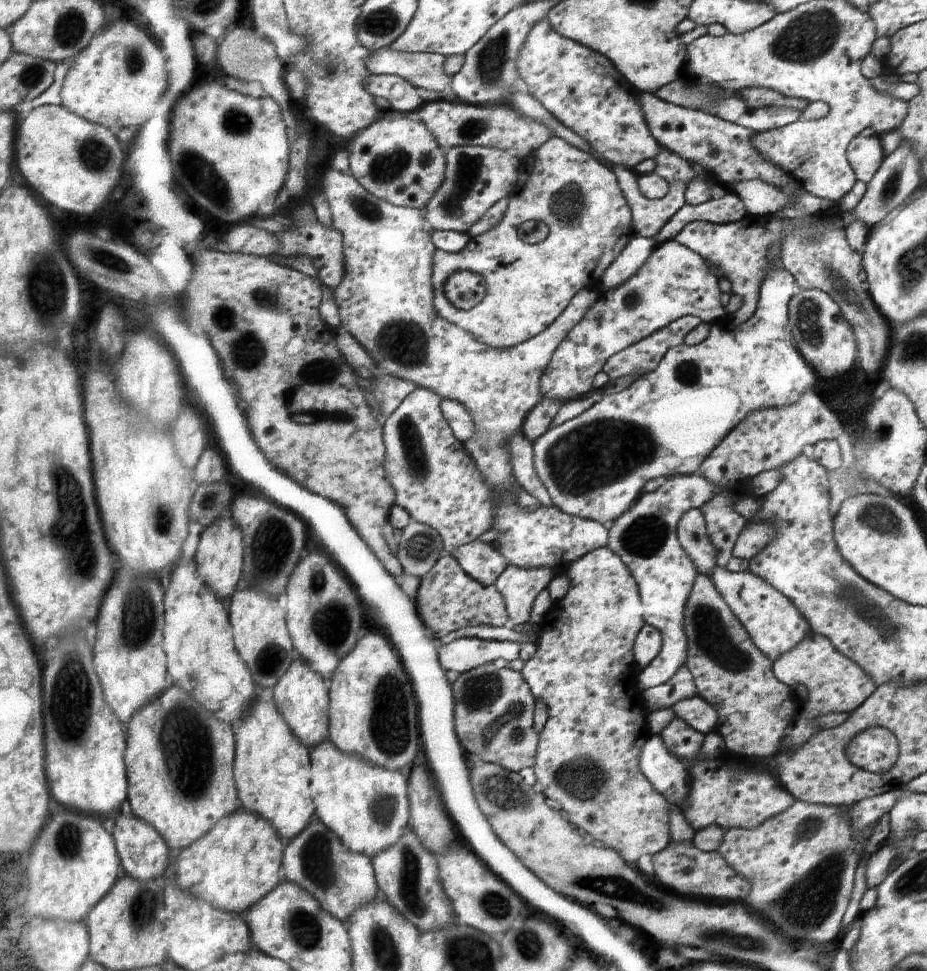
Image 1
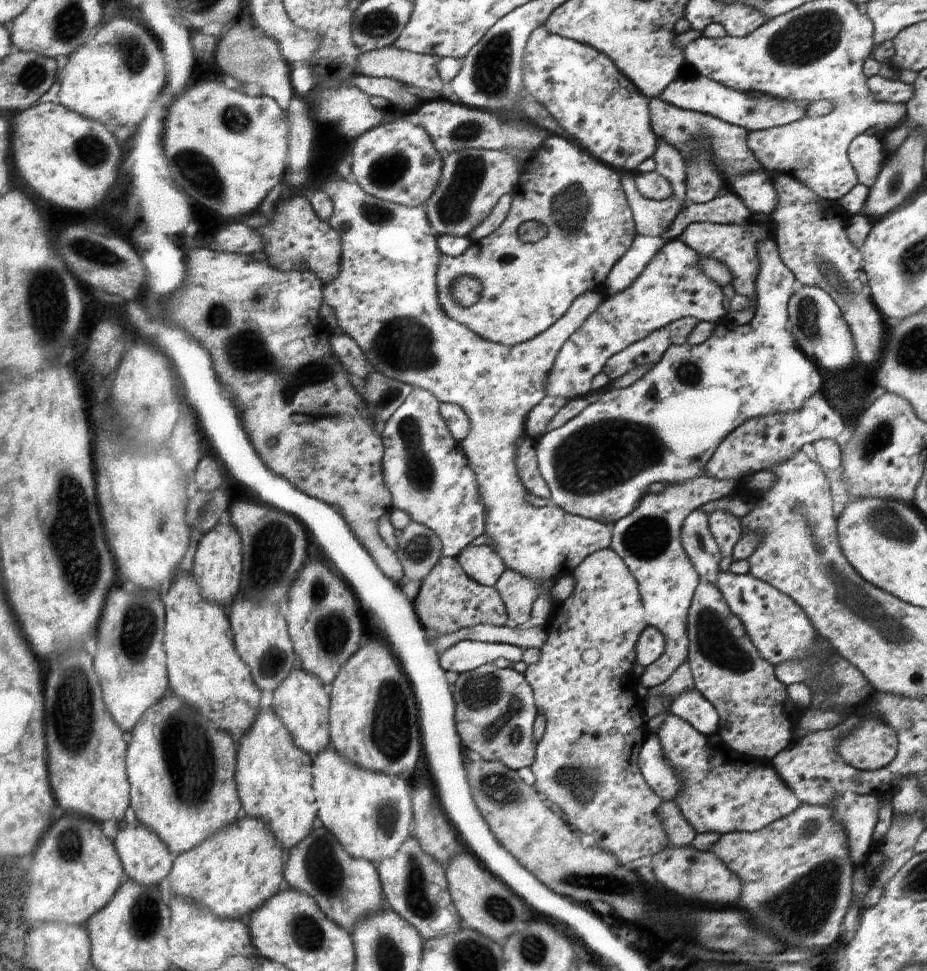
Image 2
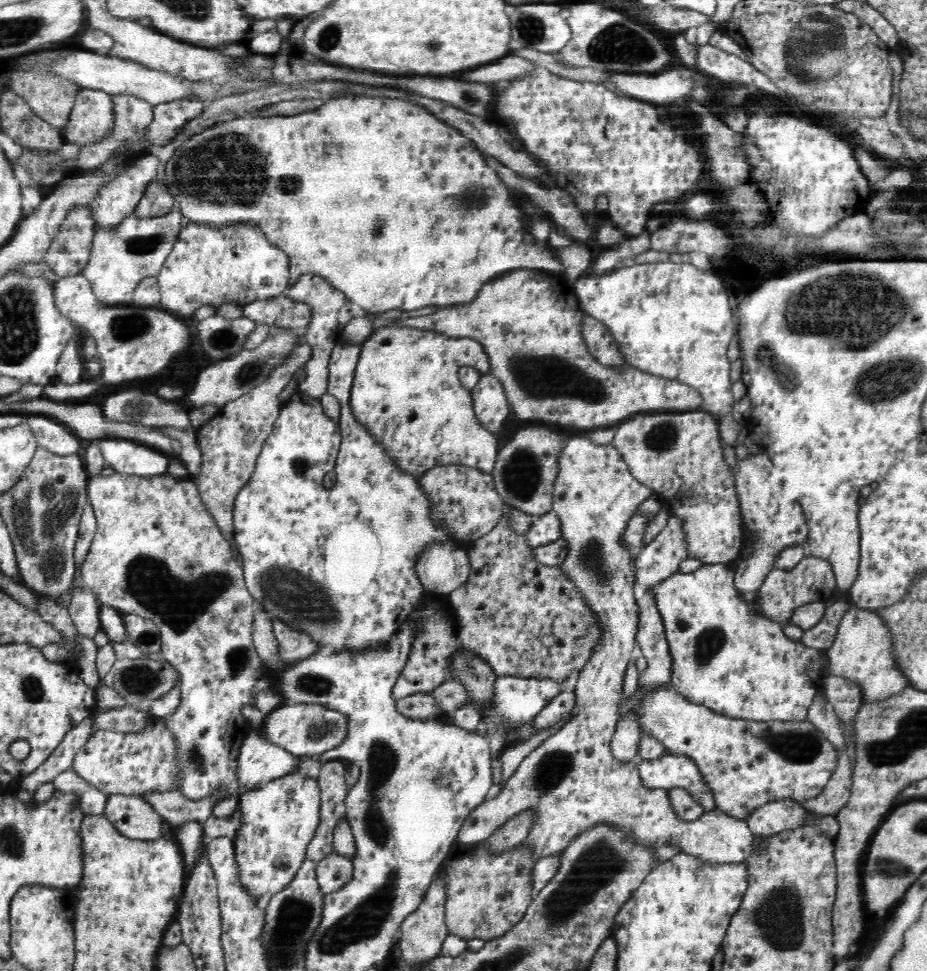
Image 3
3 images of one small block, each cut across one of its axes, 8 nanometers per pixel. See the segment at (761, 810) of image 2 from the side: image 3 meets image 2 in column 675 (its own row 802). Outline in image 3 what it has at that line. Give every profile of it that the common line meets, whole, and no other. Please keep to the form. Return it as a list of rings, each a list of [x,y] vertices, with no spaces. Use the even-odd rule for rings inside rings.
[[[662,683],[658,687],[640,687],[632,695],[631,699],[626,699],[623,695],[621,702],[618,703],[618,717],[620,720],[624,716],[632,716],[633,720],[637,721],[637,724],[640,725],[641,732],[644,736],[654,736],[657,738],[670,754],[677,754],[678,756],[685,756],[690,760],[693,760],[696,763],[696,767],[700,770],[700,775],[704,779],[705,785],[711,790],[713,797],[715,798],[715,805],[717,808],[726,813],[728,816],[746,820],[756,808],[762,806],[763,804],[782,800],[782,799],[794,799],[794,801],[799,802],[800,805],[804,804],[805,799],[811,799],[815,796],[818,796],[821,793],[821,790],[824,786],[827,785],[828,780],[835,772],[838,767],[839,757],[842,756],[839,754],[839,749],[832,745],[831,742],[828,742],[826,735],[821,730],[818,730],[810,721],[798,722],[798,721],[768,721],[768,722],[756,722],[756,721],[742,721],[741,719],[734,719],[726,717],[716,711],[709,709],[707,706],[704,706],[700,703],[692,702],[691,699],[688,699],[685,695],[677,691],[674,687],[674,684]]]

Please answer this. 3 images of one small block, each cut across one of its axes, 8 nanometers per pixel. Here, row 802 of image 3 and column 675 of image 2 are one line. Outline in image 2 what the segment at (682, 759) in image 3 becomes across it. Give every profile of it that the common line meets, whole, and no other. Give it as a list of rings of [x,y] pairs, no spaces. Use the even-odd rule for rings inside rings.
[[[695,688],[674,699],[670,714],[689,721],[698,732],[711,737],[716,734],[720,722],[717,710]]]

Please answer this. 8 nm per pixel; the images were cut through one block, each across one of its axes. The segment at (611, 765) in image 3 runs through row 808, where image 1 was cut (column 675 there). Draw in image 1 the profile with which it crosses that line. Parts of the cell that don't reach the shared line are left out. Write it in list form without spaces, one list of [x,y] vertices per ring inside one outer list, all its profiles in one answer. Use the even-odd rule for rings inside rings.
[[[698,474],[676,475],[662,480],[648,489],[624,515],[609,527],[607,547],[613,550],[635,578],[646,624],[661,632],[659,655],[648,667],[640,669],[641,688],[646,690],[668,682],[676,671],[688,662],[688,636],[684,628],[684,609],[697,568],[677,539],[677,526],[686,512],[708,503],[721,486]]]

